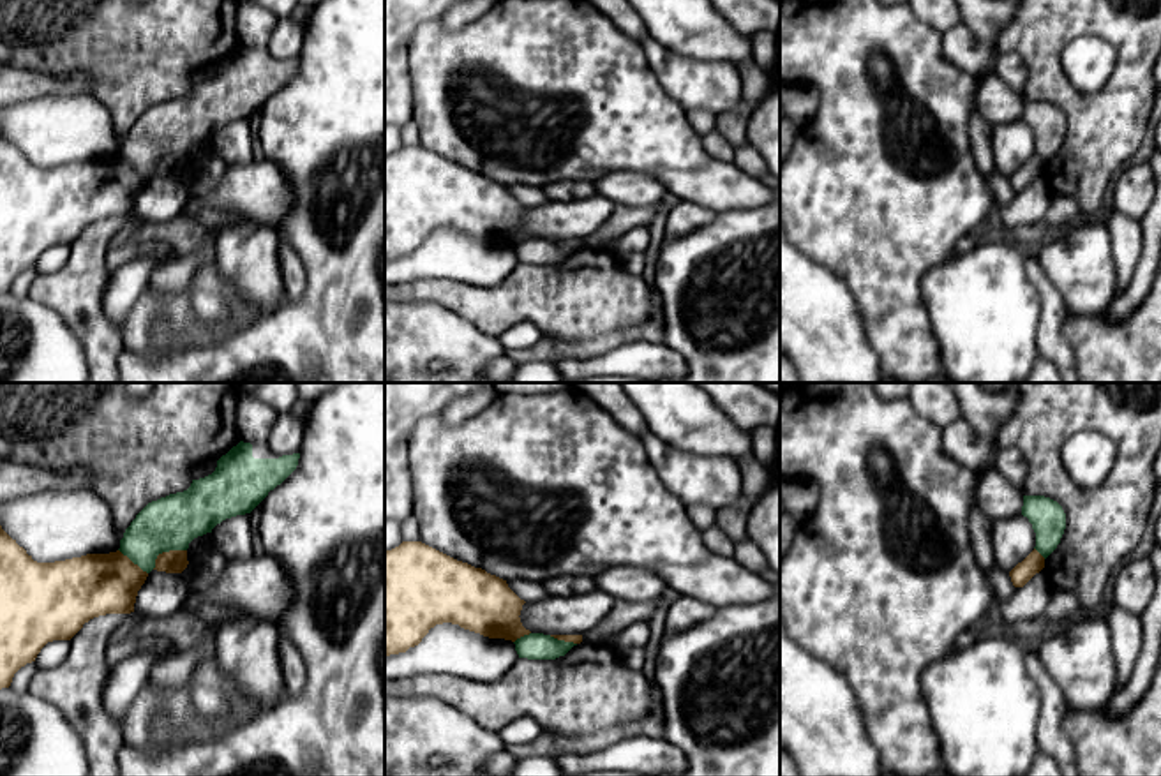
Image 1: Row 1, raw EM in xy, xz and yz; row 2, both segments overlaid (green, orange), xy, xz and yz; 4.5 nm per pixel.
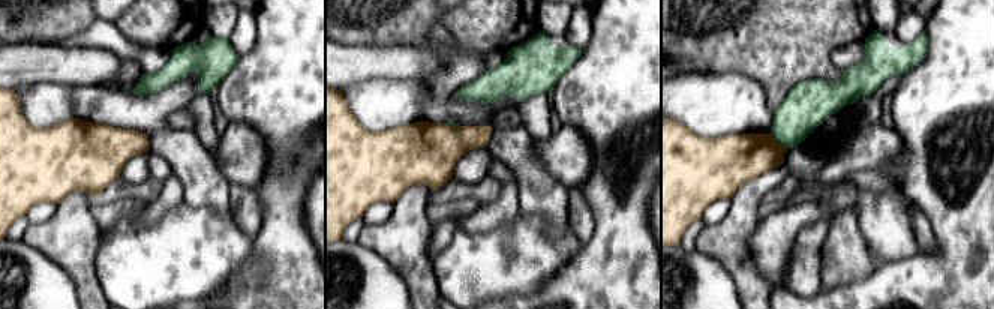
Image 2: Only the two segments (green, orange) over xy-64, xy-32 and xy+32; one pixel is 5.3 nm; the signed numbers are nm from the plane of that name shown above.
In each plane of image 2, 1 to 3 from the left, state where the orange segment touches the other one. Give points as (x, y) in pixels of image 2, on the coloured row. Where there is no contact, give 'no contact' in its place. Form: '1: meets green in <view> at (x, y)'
1: no contact
2: meets green in xy-32 at (453, 126)
3: meets green in xy+32 at (778, 141)

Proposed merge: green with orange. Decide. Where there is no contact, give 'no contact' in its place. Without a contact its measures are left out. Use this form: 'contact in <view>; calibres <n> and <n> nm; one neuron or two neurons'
contact in xy; calibres 240 and 110 nm; two neurons

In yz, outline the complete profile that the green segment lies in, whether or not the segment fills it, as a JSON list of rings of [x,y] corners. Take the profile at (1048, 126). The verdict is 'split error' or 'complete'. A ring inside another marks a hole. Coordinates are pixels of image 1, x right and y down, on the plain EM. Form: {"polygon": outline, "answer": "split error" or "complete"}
{"polygon": [[[1023,101],[1022,120],[1029,123],[1036,138],[1036,155],[1046,164],[1060,148],[1066,134],[1062,111],[1045,101]]], "answer": "complete"}

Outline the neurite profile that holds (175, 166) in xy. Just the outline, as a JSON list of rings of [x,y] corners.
[[[169,155],[157,160],[154,175],[166,178],[182,178],[187,169],[187,155]]]

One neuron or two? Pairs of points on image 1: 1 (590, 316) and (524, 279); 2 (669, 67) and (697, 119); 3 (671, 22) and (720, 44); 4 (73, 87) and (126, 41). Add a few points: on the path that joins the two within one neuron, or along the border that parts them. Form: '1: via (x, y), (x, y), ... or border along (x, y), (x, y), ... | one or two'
1: via (574, 300), (560, 300), (540, 293) | one
2: border along (687, 110), (710, 110), (715, 115) | two
3: via (683, 22), (708, 36) | one
4: border along (46, 71), (85, 71), (92, 78), (94, 96) | two

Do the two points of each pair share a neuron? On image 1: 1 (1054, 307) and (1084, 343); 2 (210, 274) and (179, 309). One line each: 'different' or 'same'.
1: different
2: different

